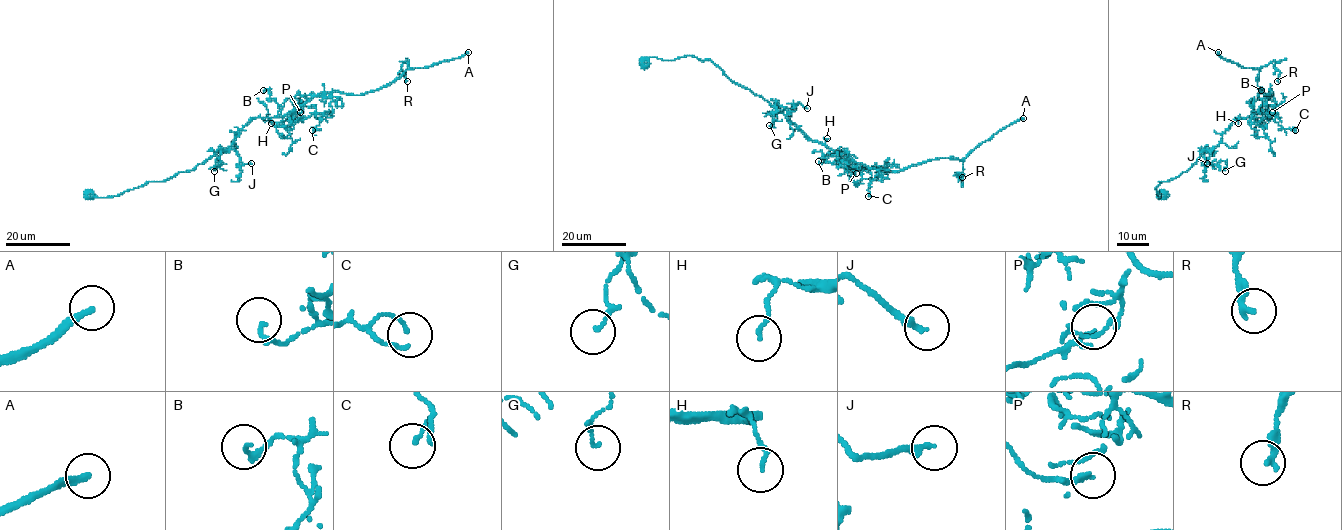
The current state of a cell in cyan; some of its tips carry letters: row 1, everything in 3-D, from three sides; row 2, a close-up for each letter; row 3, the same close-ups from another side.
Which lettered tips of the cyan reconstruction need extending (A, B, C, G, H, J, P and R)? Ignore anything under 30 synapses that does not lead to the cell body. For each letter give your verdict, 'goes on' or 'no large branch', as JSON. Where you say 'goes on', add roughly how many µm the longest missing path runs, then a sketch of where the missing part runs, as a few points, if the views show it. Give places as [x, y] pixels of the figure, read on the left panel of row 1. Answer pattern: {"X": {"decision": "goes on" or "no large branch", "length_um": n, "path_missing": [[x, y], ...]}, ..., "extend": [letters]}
{"A": {"decision": "goes on", "length_um": 35, "path_missing": [[468, 52], [480, 49], [496, 30], [497, 22], [508, 13], [516, 22], [507, 27]]}, "B": {"decision": "no large branch"}, "C": {"decision": "no large branch"}, "G": {"decision": "no large branch"}, "H": {"decision": "no large branch"}, "J": {"decision": "no large branch"}, "P": {"decision": "no large branch"}, "R": {"decision": "no large branch"}, "extend": ["A"]}

